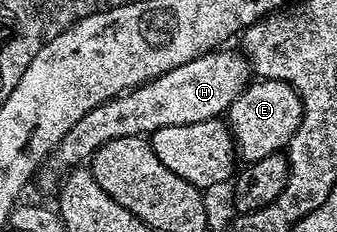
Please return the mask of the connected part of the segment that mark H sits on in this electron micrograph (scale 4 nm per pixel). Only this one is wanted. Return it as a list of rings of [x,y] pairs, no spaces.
[[[218,49],[187,61],[175,69],[165,71],[148,83],[140,83],[128,93],[122,93],[91,109],[64,135],[63,141],[54,149],[54,154],[39,171],[37,181],[45,191],[58,188],[63,174],[74,170],[107,141],[119,137],[152,135],[171,125],[198,124],[201,121],[220,118],[232,103],[245,92],[251,82],[251,64],[240,50]]]

